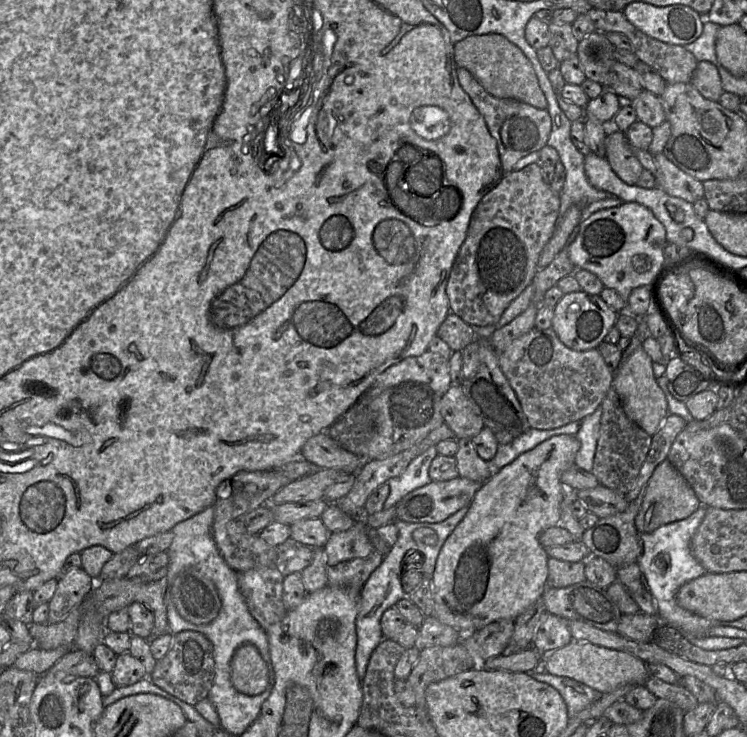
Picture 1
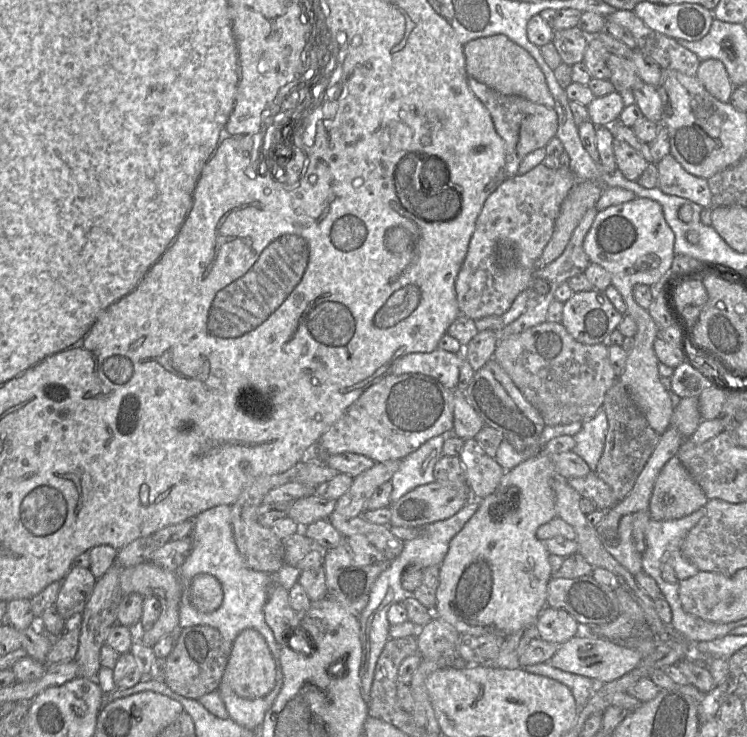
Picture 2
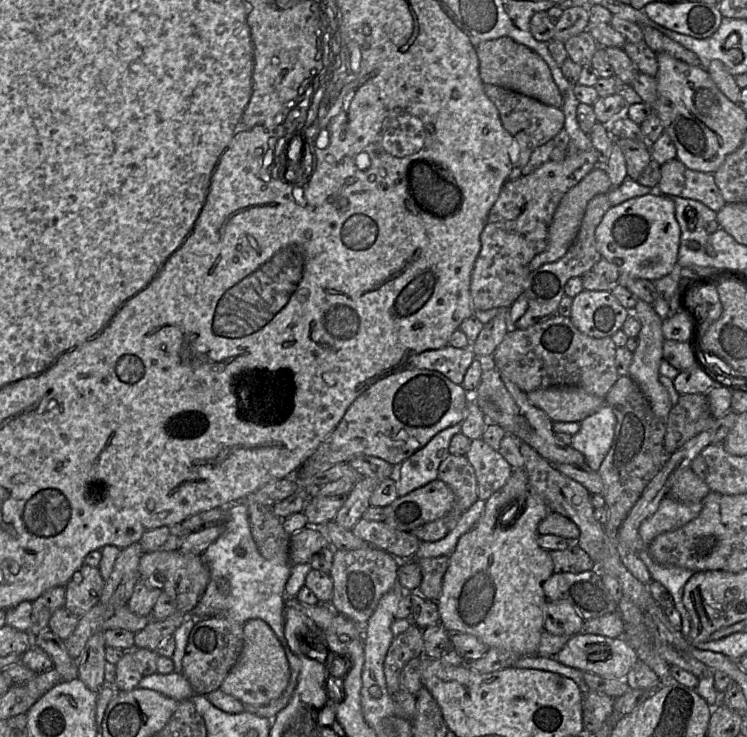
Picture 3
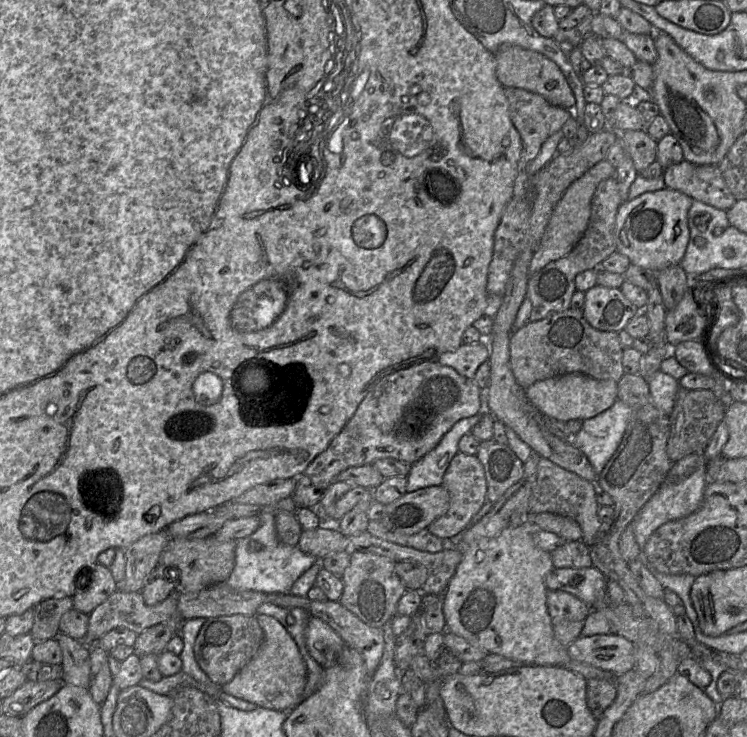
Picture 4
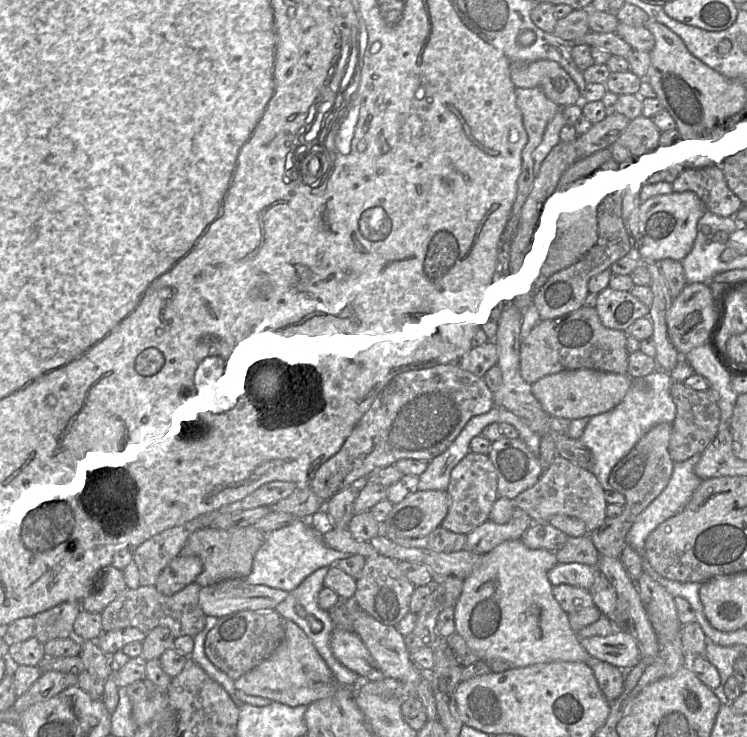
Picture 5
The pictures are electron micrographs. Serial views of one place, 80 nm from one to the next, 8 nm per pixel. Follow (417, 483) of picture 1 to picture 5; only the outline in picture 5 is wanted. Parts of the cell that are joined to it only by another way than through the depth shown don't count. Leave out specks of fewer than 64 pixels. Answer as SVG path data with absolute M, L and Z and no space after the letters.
M494 406L487 413L473 417L445 452L428 461L427 469L419 476L418 490L446 491L451 471L471 452L471 440L481 435L488 425L499 423L503 409Z

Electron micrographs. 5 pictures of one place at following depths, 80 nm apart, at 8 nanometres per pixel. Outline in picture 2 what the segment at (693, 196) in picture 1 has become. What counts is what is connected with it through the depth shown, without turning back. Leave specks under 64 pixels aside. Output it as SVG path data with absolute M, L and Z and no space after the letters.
M670 154L656 165L657 187L663 193L688 199L703 208L714 207L707 179L688 173Z

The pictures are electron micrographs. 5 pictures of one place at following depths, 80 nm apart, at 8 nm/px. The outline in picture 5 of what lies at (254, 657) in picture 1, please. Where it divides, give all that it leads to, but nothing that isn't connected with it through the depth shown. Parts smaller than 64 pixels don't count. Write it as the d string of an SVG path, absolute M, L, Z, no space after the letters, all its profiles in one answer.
M284 620L284 628L282 643L268 659L235 680L236 690L290 707L310 705L334 695L343 685L336 680L311 640L292 621Z

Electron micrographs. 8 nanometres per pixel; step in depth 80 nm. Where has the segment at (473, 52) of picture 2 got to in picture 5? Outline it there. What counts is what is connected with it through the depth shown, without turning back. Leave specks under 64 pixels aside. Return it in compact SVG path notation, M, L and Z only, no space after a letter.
M537 60L510 65L510 78L518 88L536 88L561 108L582 103L582 92L555 61Z

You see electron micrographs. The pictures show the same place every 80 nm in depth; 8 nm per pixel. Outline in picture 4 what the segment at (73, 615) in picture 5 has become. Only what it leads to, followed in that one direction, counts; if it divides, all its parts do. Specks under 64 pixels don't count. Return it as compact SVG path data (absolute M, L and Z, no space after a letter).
M72 596L52 597L38 603L34 608L34 622L30 634L36 642L56 637L64 613L73 609Z

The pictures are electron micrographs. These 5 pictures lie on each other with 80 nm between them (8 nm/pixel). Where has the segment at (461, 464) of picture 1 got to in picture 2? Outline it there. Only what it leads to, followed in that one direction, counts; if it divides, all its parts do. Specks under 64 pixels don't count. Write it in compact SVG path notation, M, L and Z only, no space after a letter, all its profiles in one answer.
M475 438L465 439L459 458L472 498L481 500L496 491L506 471L486 454Z

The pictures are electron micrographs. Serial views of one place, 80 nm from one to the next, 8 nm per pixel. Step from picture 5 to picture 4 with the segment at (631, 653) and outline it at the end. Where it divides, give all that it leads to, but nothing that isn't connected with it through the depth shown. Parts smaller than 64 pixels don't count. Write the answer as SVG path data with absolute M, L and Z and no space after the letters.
M618 634L580 636L567 646L569 656L614 675L633 669L635 645Z

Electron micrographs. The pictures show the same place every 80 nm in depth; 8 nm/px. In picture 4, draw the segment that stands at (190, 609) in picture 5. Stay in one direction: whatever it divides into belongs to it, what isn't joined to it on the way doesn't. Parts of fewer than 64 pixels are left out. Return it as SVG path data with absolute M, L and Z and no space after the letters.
M117 590L89 614L87 633L81 641L85 644L96 643L104 634L116 628L126 628L140 634L159 623L165 623L171 626L174 631L178 631L185 621L178 611L178 598L178 592L173 592L164 601L149 606L145 603L140 591L122 592Z

